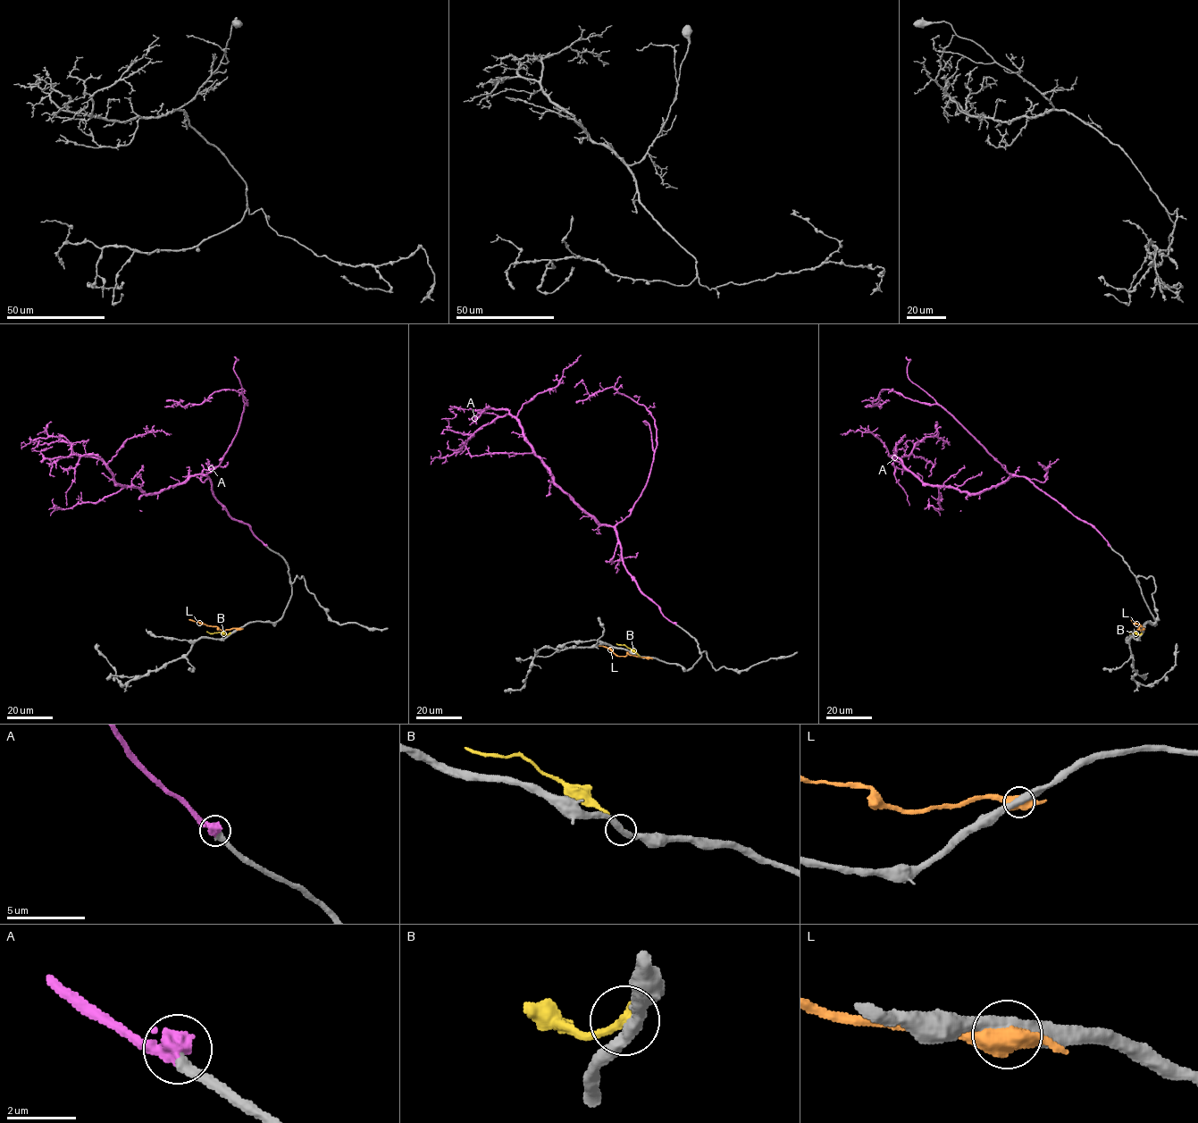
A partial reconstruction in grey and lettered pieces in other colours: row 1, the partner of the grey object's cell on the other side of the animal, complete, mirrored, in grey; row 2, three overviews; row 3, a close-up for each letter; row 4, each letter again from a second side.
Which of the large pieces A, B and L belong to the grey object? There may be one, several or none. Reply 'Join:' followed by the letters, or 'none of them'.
Join: A

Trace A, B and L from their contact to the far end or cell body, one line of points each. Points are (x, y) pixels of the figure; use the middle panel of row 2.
A: (675, 624), (626, 569), (616, 532), (556, 483), (515, 417), (497, 416), (456, 452), (431, 464)
B: (639, 656), (624, 645), (616, 644)
L: (649, 657), (627, 653), (617, 656), (598, 645)

